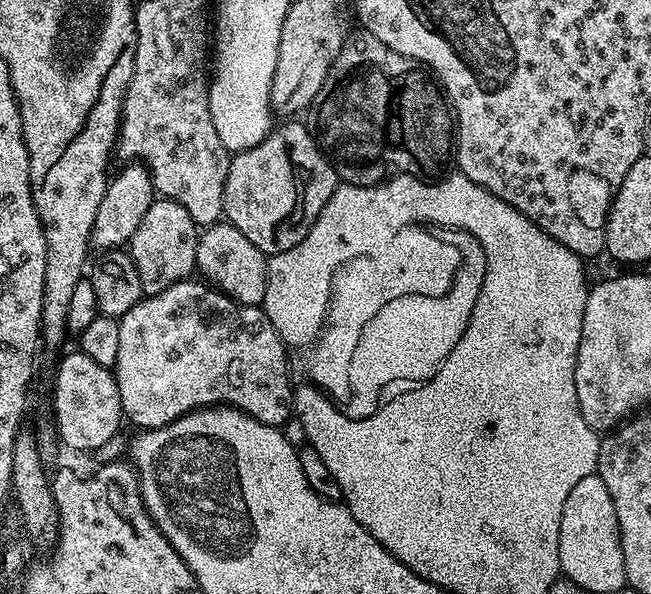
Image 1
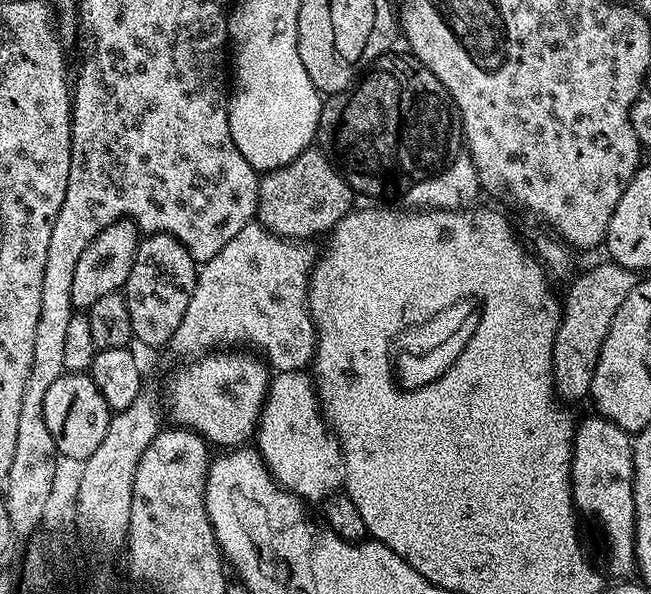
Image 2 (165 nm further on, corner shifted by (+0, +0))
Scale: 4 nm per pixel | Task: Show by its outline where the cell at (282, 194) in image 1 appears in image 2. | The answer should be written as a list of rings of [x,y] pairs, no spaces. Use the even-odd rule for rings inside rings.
[[[310,146],[302,154],[298,154],[294,162],[260,176],[256,216],[259,223],[269,228],[275,236],[304,242],[312,238],[308,236],[323,237],[331,233],[336,223],[348,212],[353,211],[352,199],[354,193],[344,179],[344,173],[319,147]]]

